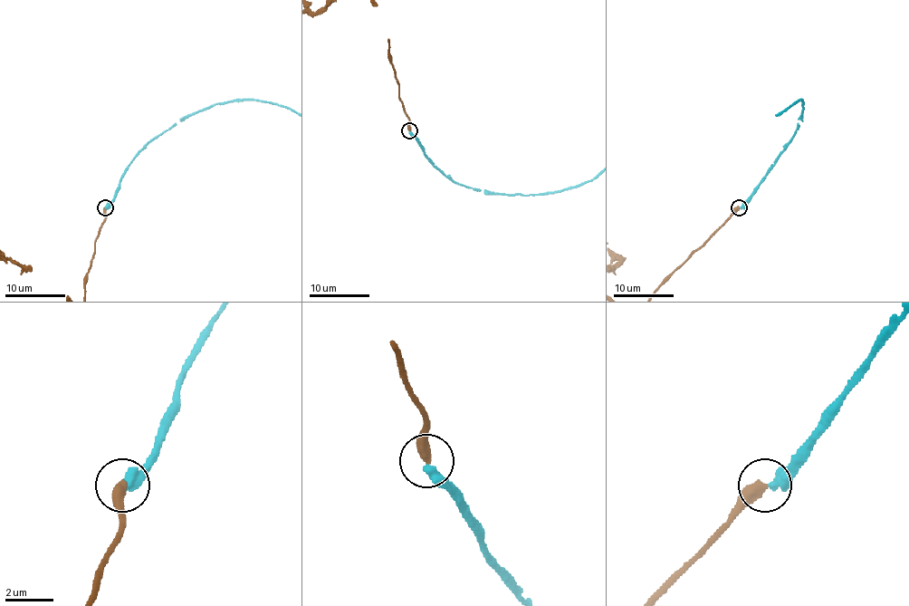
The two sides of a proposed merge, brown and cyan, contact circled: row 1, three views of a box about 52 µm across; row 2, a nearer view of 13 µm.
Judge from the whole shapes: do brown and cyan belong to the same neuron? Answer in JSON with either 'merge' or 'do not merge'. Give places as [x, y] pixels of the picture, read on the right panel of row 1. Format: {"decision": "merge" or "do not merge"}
{"decision": "do not merge"}

